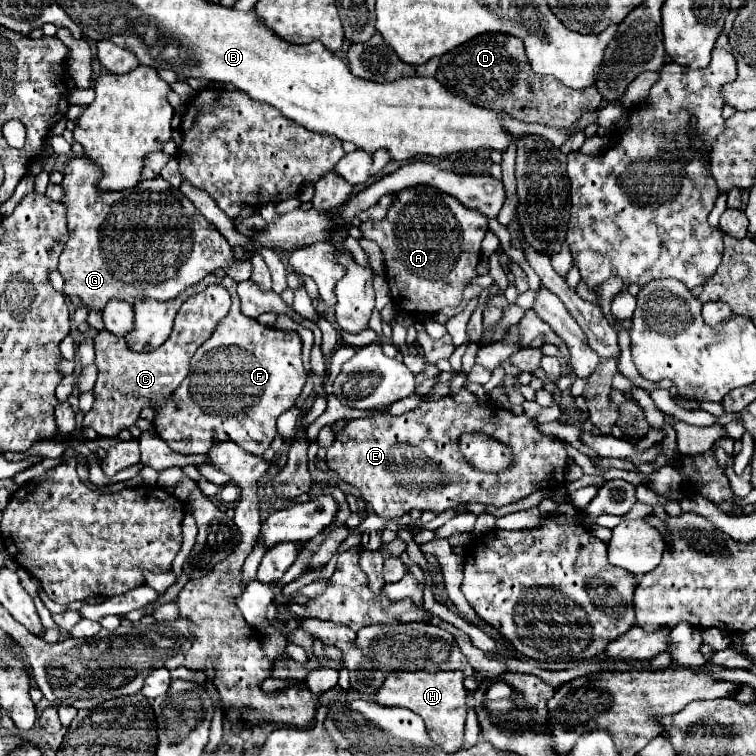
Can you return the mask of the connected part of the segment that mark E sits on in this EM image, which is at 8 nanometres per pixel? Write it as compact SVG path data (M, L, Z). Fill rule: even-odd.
M445 395L439 401L425 403L401 417L381 415L373 419L347 421L345 429L335 435L335 443L327 449L327 465L333 471L337 471L345 483L361 491L363 499L367 501L367 505L375 515L389 521L413 509L441 513L445 509L453 509L463 503L483 503L483 505L503 507L531 495L535 489L561 487L565 483L565 461L569 455L567 447L569 447L567 441L539 431L539 423L527 415L515 415L509 409L503 409L493 403L459 405L451 395ZM475 431L489 433L491 437L507 443L513 449L517 463L507 473L501 475L489 475L471 469L471 465L463 459L457 447L457 439L461 437L461 433L475 433Z

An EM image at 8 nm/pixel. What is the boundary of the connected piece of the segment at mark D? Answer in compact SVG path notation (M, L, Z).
M485 33L441 55L435 79L449 89L449 93L473 105L493 111L507 111L519 121L541 123L557 129L569 129L579 123L585 113L593 113L601 103L601 93L597 87L575 91L561 85L555 77L537 77L537 73L529 69L523 41L513 35Z

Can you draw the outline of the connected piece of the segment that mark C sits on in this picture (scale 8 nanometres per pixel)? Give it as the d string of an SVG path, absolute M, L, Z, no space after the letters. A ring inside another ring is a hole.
M209 285L205 291L189 297L181 305L169 339L149 353L135 353L129 349L125 337L117 337L105 329L99 331L95 335L95 365L99 369L99 377L93 387L95 403L83 419L83 427L95 429L101 437L117 437L121 431L135 425L141 409L163 405L187 377L191 357L209 339L209 335L213 335L213 329L221 323L225 313L229 313L229 307L229 291L221 285Z

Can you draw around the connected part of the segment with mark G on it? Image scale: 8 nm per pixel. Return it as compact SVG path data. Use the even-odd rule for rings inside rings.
M75 157L69 161L63 177L63 189L67 205L67 225L69 225L69 241L59 259L59 273L65 279L63 293L69 297L81 299L87 307L101 311L113 297L119 301L135 303L141 299L155 301L171 301L181 289L201 281L207 273L223 269L237 283L247 281L253 273L249 261L239 261L233 255L227 239L197 211L197 207L175 187L171 187L165 179L157 177L151 181L139 181L137 189L125 189L117 193L101 193L97 189L97 181L101 181L101 169L89 161L89 157Z

